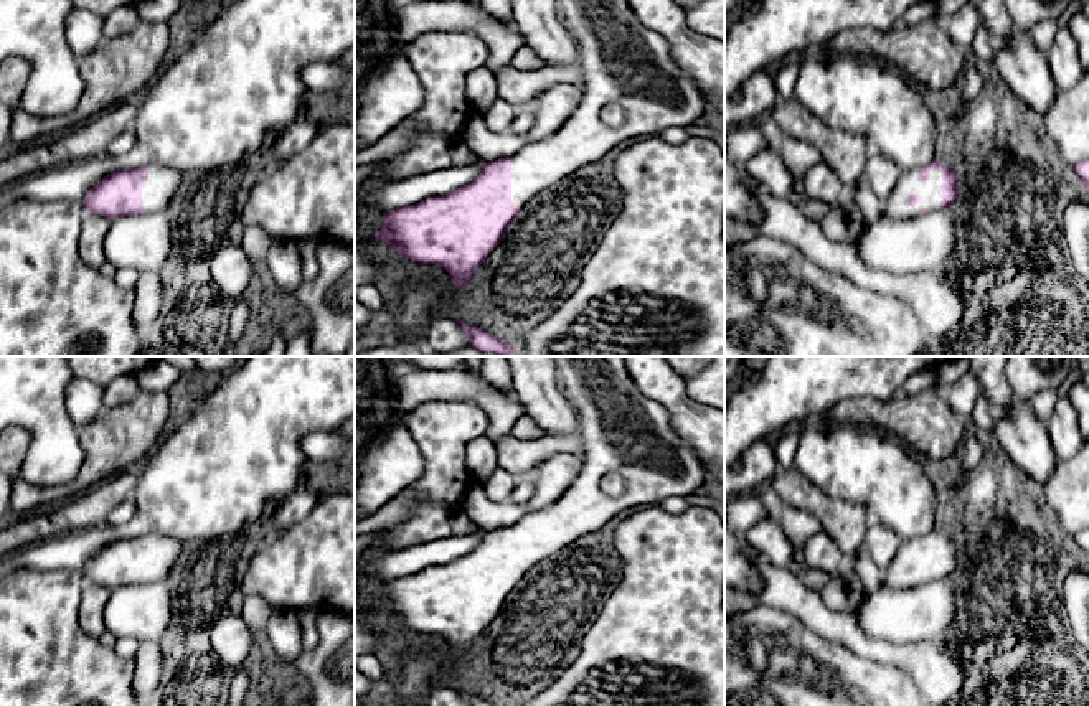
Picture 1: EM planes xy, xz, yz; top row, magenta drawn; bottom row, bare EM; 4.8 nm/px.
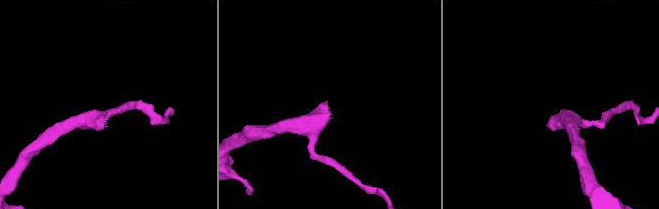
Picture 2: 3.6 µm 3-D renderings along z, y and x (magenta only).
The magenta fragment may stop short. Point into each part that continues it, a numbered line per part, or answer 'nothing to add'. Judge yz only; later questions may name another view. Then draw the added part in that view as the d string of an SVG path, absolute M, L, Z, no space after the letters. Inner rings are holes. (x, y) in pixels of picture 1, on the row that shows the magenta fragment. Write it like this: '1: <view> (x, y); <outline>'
1: yz (896, 207); M921 168L901 172L893 191L883 200L883 221L911 221L921 218L924 208L942 209L942 172L932 168L927 181L917 181L921 172Z

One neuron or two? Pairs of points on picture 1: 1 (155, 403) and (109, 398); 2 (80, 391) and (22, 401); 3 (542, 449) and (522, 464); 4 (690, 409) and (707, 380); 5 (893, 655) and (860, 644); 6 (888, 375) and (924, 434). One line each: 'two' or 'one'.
1: two
2: two
3: one
4: two
5: one
6: two

